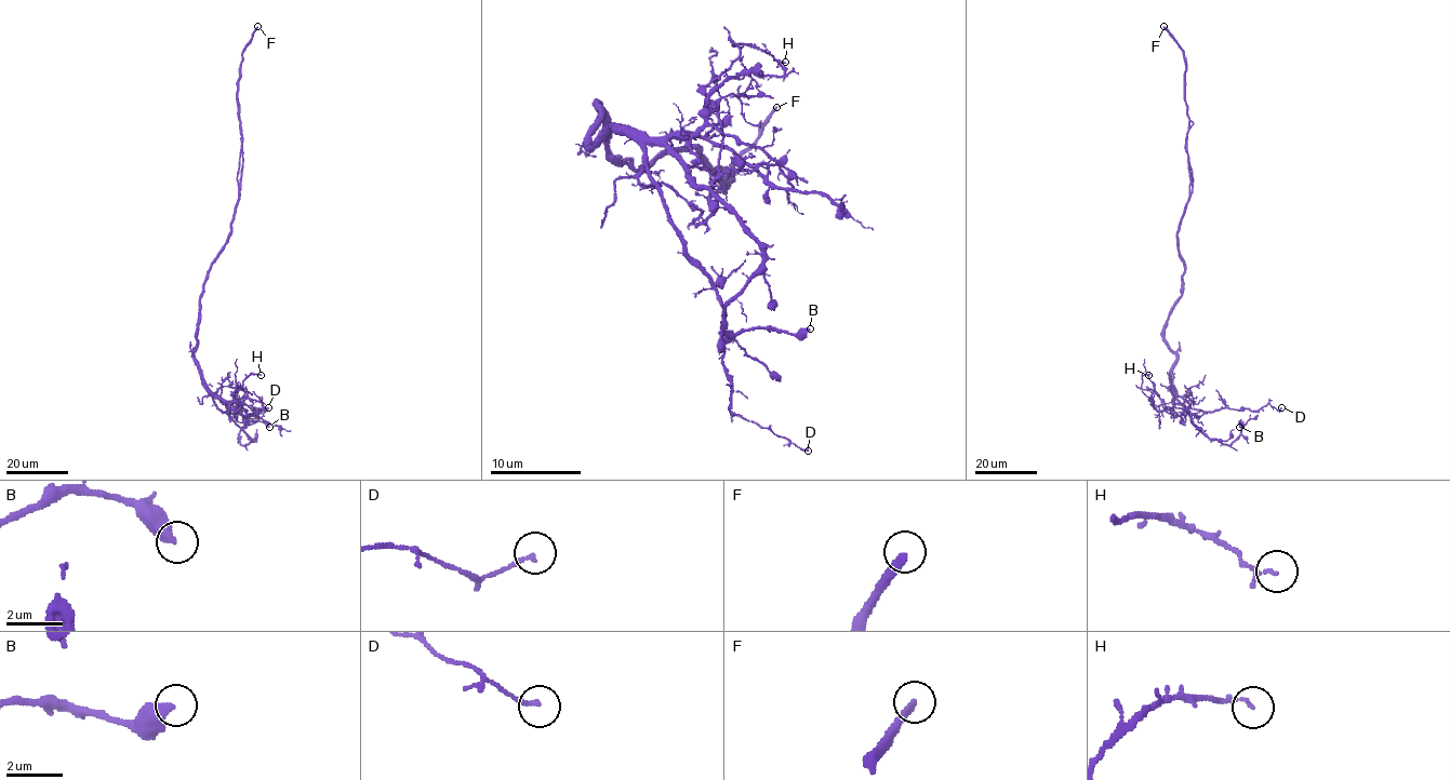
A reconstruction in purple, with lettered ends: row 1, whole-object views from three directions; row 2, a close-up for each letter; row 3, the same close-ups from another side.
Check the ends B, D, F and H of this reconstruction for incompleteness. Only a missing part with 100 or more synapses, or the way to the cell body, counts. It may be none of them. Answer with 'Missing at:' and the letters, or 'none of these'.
Missing at: F

